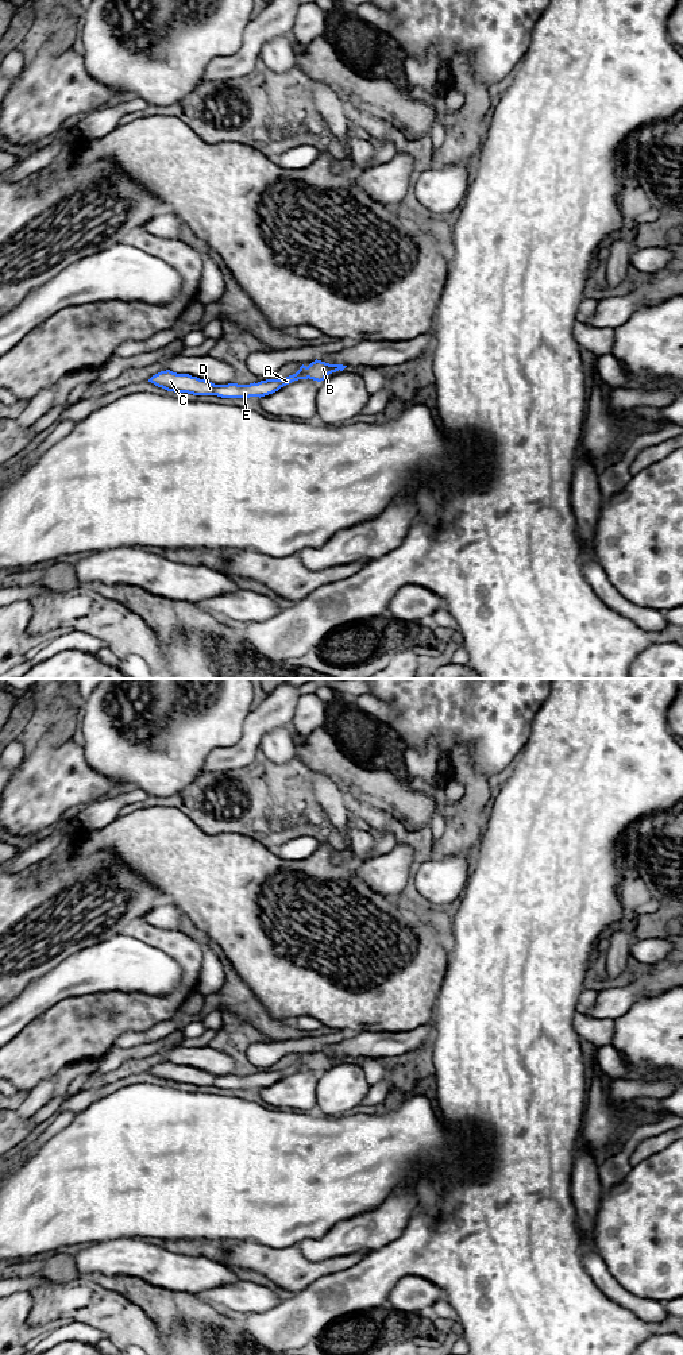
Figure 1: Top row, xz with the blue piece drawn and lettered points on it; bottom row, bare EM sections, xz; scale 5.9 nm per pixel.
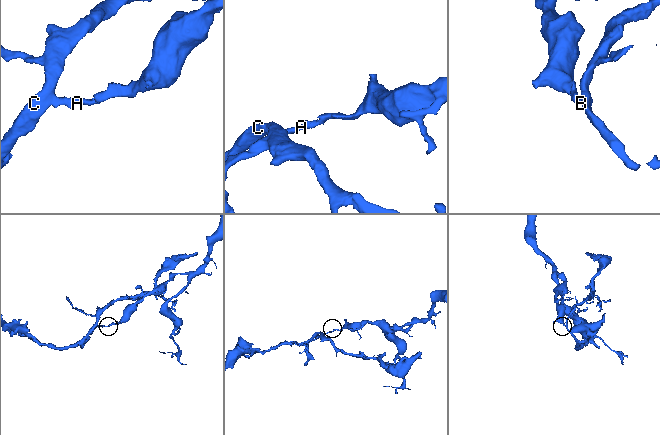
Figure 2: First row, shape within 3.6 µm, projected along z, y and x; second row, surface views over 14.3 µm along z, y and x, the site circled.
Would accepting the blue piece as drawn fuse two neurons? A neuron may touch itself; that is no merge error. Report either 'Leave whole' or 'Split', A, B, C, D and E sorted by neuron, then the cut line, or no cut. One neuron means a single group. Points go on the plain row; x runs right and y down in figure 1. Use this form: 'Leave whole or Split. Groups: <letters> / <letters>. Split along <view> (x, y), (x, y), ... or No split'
Split. Groups: A C D E / B. Split along xz (305, 1058), (308, 1068)

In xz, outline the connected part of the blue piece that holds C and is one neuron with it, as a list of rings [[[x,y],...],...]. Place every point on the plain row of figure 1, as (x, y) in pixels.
[[[301,1057],[300,1061],[283,1070],[266,1070],[258,1074],[250,1076],[215,1076],[209,1072],[192,1068],[189,1065],[177,1065],[170,1061],[161,1062],[153,1066],[148,1073],[167,1082],[188,1084],[193,1086],[217,1086],[221,1089],[250,1089],[265,1088],[278,1082],[281,1078],[298,1072],[308,1070],[306,1057]]]

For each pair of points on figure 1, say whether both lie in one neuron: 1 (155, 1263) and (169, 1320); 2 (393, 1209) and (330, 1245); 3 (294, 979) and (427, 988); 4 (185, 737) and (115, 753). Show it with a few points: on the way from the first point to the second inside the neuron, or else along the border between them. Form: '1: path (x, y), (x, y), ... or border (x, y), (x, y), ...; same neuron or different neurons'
1: border (131, 1276), (192, 1294); different neurons
2: path (377, 1226), (370, 1231), (346, 1236); same neuron
3: path (327, 983), (352, 996), (394, 988); same neuron
4: path (170, 755), (168, 757), (132, 756); same neuron

